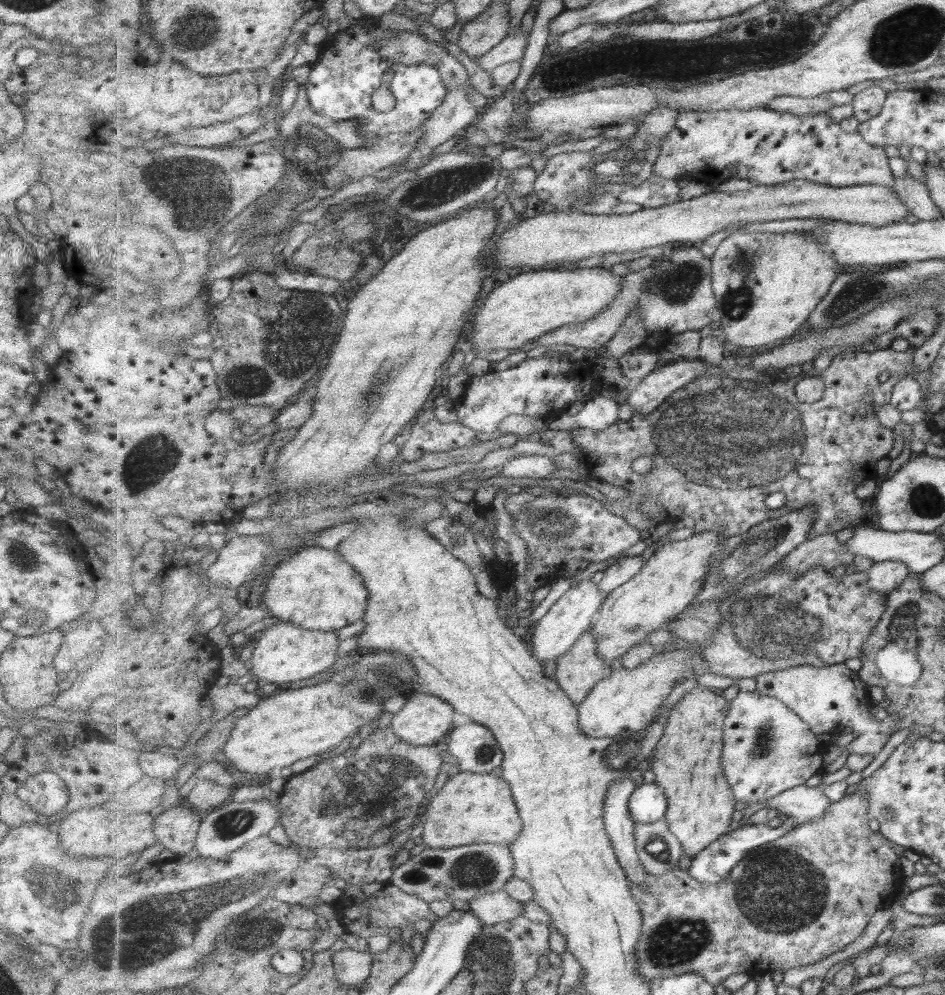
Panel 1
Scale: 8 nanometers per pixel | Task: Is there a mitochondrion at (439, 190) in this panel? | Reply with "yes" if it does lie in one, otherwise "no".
yes

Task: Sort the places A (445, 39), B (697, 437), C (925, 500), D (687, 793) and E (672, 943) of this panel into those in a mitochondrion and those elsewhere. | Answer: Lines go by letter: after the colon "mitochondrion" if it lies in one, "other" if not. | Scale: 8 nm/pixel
A: other
B: mitochondrion
C: mitochondrion
D: other
E: mitochondrion

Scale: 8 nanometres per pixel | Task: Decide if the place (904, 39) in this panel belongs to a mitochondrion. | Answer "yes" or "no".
yes

